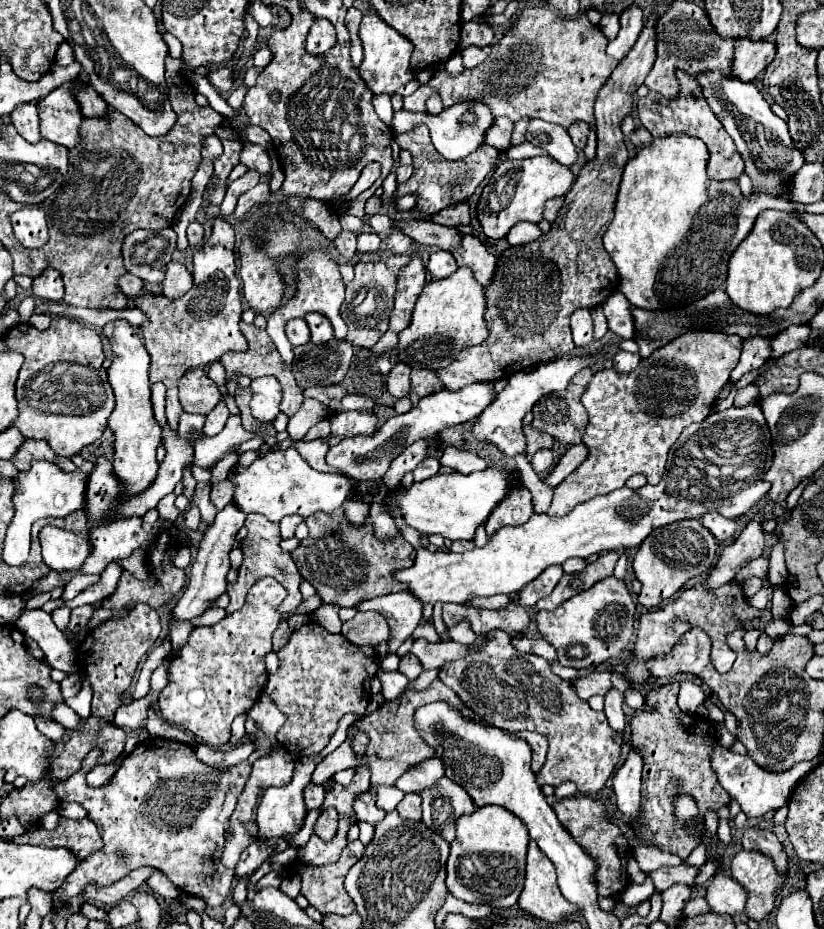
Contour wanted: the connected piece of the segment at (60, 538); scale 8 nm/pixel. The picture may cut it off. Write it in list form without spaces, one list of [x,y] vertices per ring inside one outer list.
[[[43,526],[39,532],[41,556],[49,570],[69,572],[81,568],[89,556],[91,542],[85,534],[75,534],[57,526]]]

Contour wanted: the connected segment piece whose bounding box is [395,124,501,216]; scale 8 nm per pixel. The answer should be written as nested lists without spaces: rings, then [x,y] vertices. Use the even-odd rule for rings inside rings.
[[[423,124],[415,126],[413,130],[409,132],[403,132],[403,134],[397,134],[395,136],[397,144],[405,150],[409,150],[413,154],[413,176],[405,182],[405,184],[399,184],[397,186],[397,194],[399,196],[405,196],[405,194],[415,194],[419,200],[417,200],[417,208],[421,212],[427,212],[427,216],[451,206],[451,204],[457,204],[457,202],[465,202],[471,198],[471,194],[475,192],[475,188],[487,178],[487,174],[497,166],[499,162],[499,150],[497,148],[489,148],[489,144],[483,144],[481,148],[477,148],[477,152],[471,152],[469,156],[465,156],[463,160],[459,162],[451,162],[451,160],[445,160],[435,148],[433,148],[433,142],[429,138],[429,128],[425,128]]]

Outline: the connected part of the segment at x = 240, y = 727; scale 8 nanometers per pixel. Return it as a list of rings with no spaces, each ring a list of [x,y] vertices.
[[[239,714],[235,720],[233,720],[233,724],[231,724],[231,744],[237,744],[237,742],[241,742],[243,740],[243,736],[245,736],[245,720],[247,720],[247,714]]]

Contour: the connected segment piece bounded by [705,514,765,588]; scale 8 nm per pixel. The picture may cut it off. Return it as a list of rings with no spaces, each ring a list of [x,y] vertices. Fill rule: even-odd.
[[[757,514],[755,520],[751,520],[747,524],[747,528],[739,534],[739,538],[721,552],[719,562],[711,568],[709,578],[705,582],[705,584],[709,584],[709,588],[719,588],[719,586],[727,584],[729,580],[735,578],[735,574],[743,566],[747,566],[751,560],[755,560],[763,554],[765,532],[761,528],[761,522],[763,522],[763,516]]]

